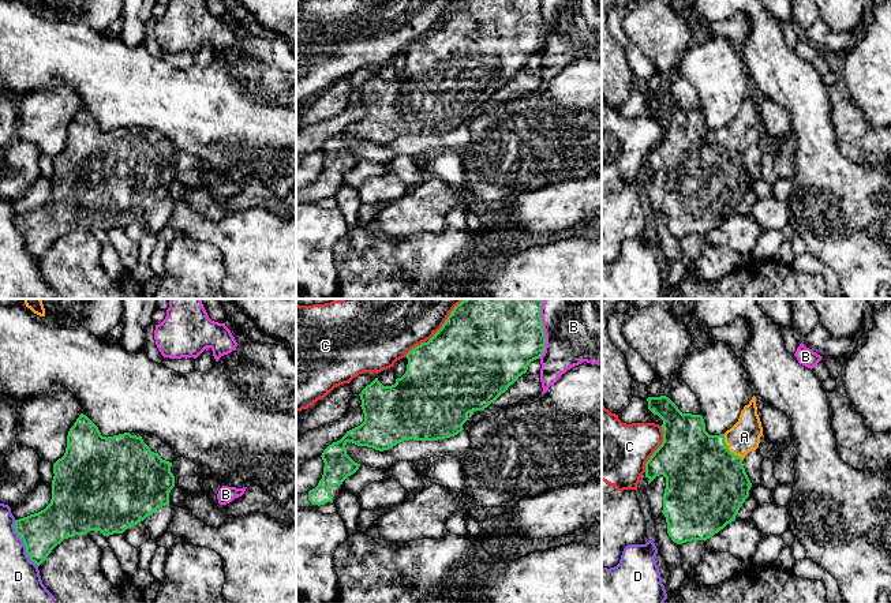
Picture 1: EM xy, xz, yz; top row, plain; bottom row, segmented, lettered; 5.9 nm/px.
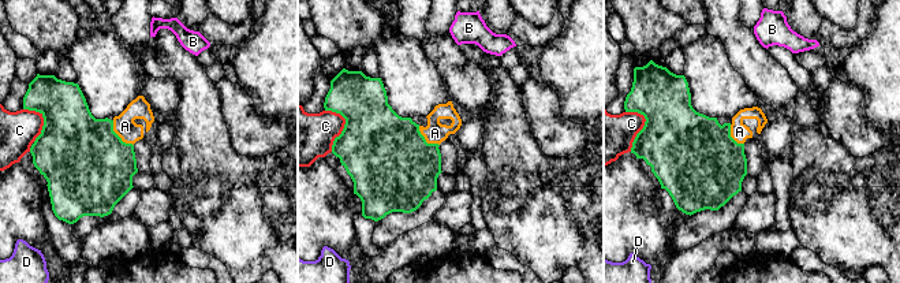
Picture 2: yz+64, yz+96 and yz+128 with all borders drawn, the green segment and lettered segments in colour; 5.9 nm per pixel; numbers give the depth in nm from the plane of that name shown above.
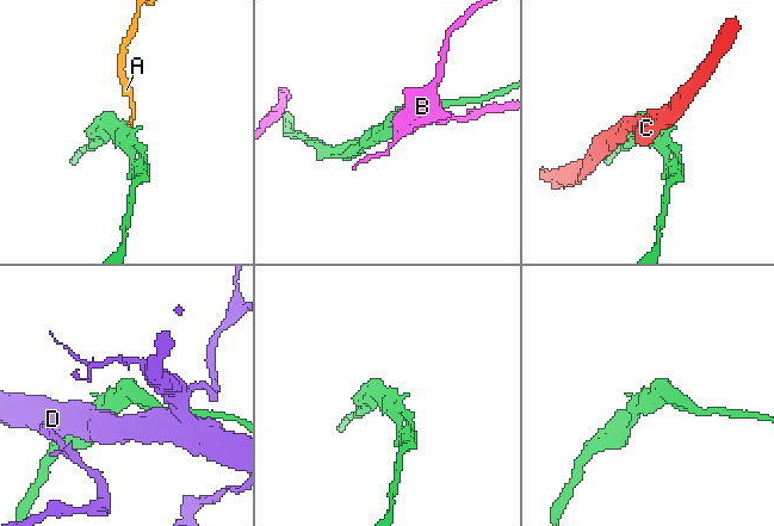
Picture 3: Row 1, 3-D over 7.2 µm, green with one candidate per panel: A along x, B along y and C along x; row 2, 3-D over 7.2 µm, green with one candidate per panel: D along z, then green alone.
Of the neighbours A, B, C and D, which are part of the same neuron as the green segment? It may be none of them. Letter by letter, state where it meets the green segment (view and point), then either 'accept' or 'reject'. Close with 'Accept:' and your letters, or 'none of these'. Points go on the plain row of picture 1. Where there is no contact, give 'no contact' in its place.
A: yz (727, 143) | accept
B: xz (543, 26) | reject
C: yz (656, 143) | reject
D: xy (25, 239) | reject
Accept: A

